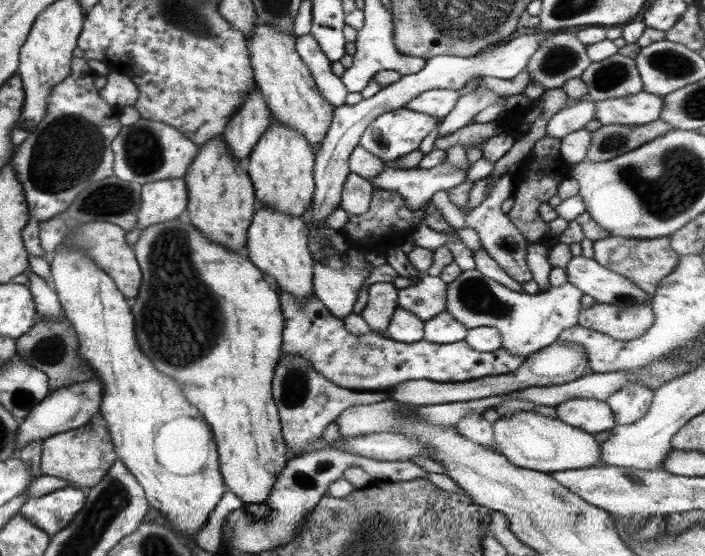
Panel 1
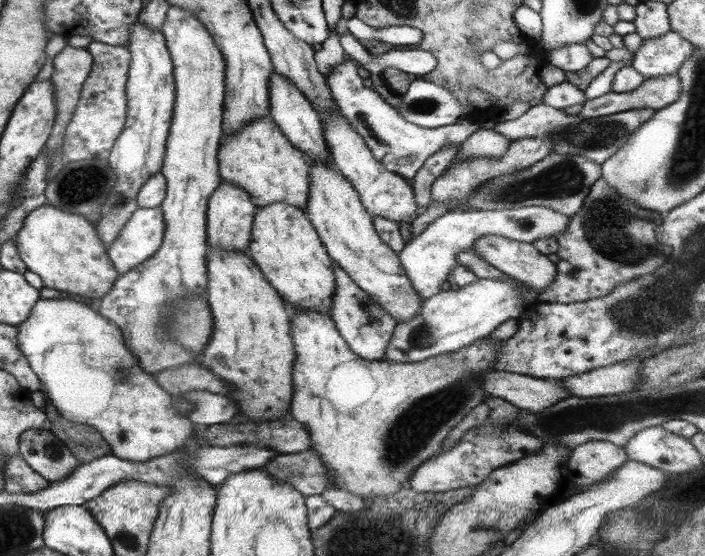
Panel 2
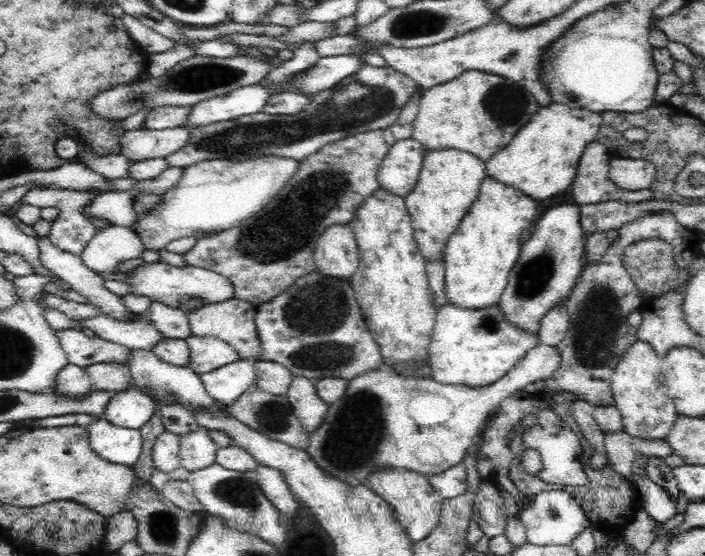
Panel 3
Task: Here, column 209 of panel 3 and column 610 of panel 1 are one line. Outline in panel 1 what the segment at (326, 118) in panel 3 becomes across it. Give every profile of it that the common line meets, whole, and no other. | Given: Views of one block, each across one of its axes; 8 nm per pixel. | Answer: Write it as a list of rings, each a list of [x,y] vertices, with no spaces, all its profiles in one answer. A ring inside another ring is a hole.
[[[660,119],[644,126],[601,126],[598,130],[590,132],[591,143],[587,148],[586,160],[595,163],[612,160],[671,130],[672,127]]]

